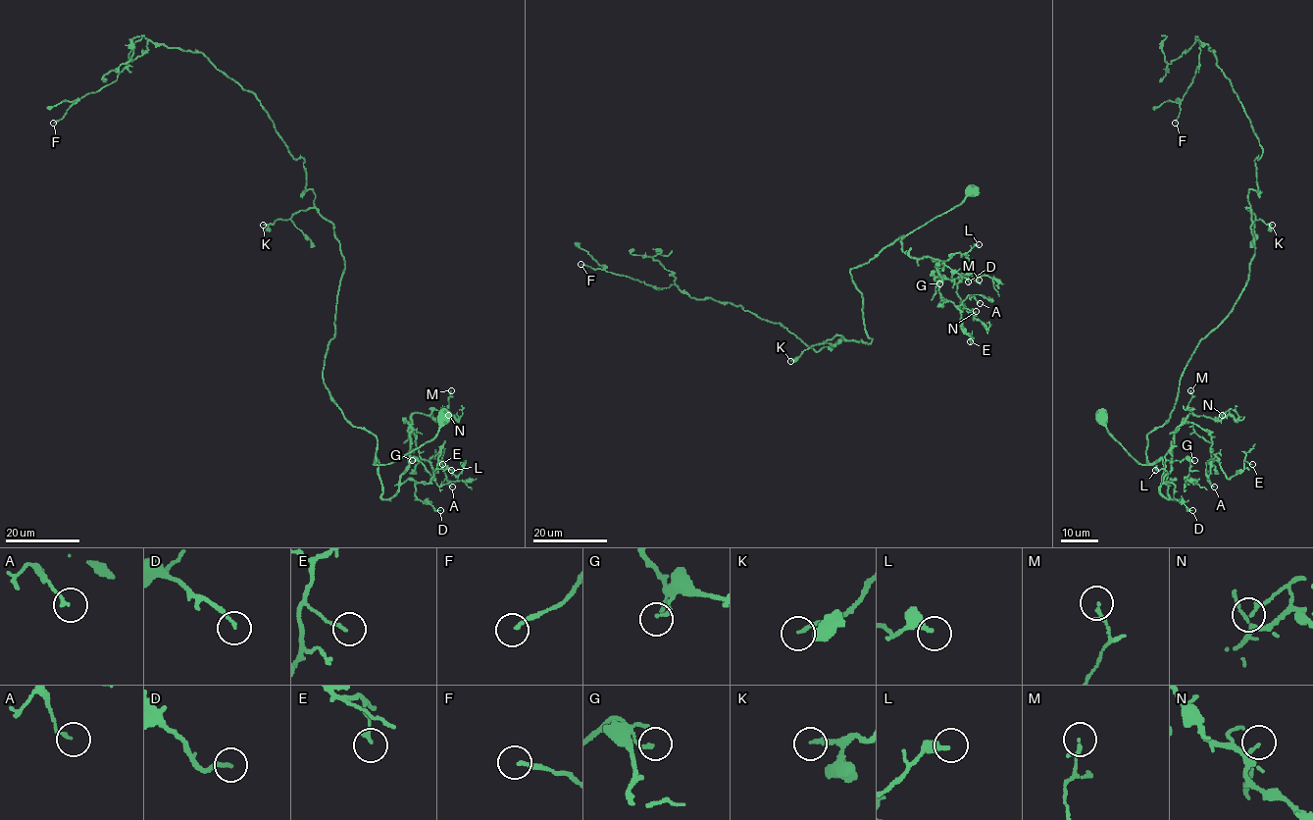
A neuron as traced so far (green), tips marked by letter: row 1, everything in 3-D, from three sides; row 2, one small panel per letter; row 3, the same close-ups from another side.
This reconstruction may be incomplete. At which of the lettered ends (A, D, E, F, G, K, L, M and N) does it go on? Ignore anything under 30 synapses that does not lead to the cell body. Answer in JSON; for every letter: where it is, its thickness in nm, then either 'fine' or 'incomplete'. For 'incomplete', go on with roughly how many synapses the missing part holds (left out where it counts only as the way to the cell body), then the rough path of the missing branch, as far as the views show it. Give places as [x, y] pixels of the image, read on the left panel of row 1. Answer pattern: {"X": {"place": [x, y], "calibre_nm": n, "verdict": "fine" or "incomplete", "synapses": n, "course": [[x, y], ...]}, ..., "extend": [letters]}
{"A": {"place": [452, 486], "calibre_nm": 120, "verdict": "fine"}, "D": {"place": [440, 510], "calibre_nm": 150, "verdict": "fine"}, "E": {"place": [442, 464], "calibre_nm": 130, "verdict": "fine"}, "F": {"place": [53, 123], "calibre_nm": 160, "verdict": "fine"}, "G": {"place": [412, 460], "calibre_nm": 150, "verdict": "fine"}, "K": {"place": [263, 225], "calibre_nm": 160, "verdict": "fine"}, "L": {"place": [451, 470], "calibre_nm": 200, "verdict": "fine"}, "M": {"place": [451, 390], "calibre_nm": 140, "verdict": "fine"}, "N": {"place": [448, 415], "calibre_nm": 160, "verdict": "fine"}, "extend": []}

